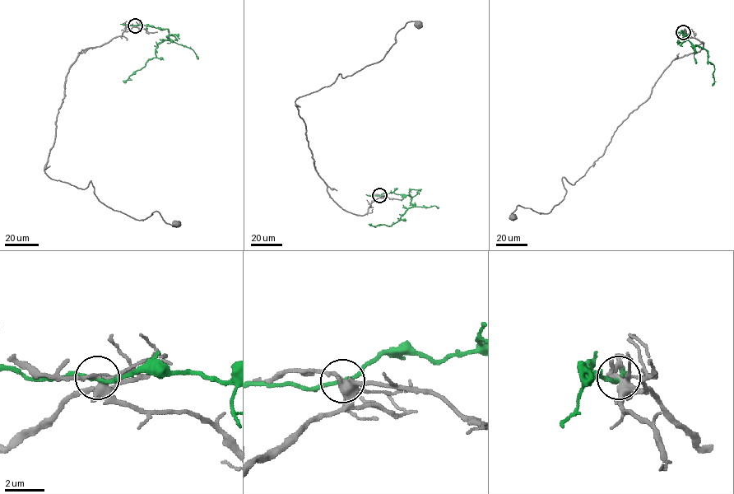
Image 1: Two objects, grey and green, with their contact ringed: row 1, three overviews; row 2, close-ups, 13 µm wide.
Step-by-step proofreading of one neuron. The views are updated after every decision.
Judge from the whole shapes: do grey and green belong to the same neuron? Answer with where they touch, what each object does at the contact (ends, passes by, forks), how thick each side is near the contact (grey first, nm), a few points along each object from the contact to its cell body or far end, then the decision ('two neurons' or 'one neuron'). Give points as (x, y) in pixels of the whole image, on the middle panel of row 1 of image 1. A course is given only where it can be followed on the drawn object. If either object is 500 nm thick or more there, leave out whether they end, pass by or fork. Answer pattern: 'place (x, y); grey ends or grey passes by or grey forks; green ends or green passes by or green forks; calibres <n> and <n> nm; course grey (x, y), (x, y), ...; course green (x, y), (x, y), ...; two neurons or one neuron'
place (379, 195); grey forks; green passes by; calibres 320 and 170 nm; course grey (379, 195), (362, 215), (330, 196), (294, 100), (380, 61), (405, 25), (418, 24); course green (379, 195), (394, 193), (409, 195), (412, 206), (391, 226), (368, 224); two neurons

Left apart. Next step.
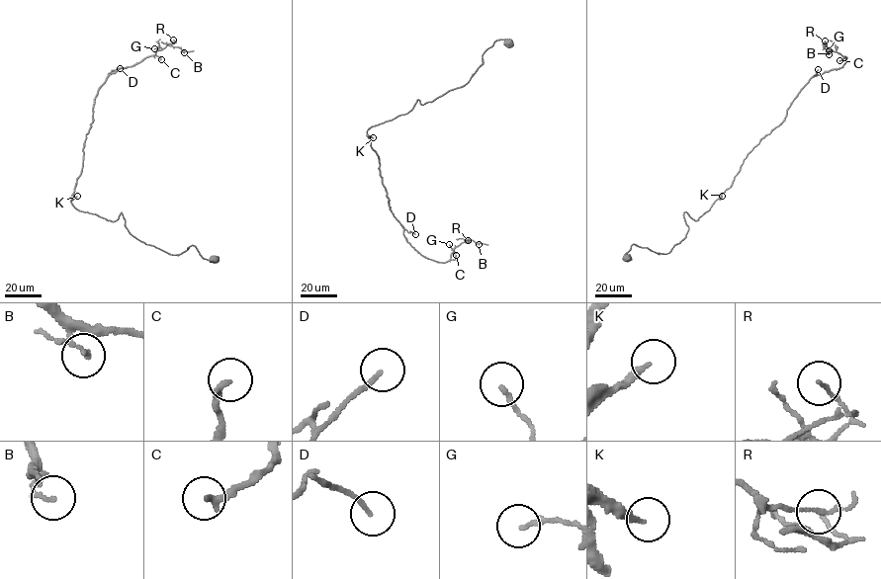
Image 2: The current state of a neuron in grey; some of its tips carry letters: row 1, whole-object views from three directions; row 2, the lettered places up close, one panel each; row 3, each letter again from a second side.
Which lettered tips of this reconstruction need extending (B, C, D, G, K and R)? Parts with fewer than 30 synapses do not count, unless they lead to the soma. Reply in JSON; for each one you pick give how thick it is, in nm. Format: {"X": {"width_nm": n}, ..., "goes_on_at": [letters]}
{"K": {"width_nm": 200}, "goes_on_at": ["K"]}

